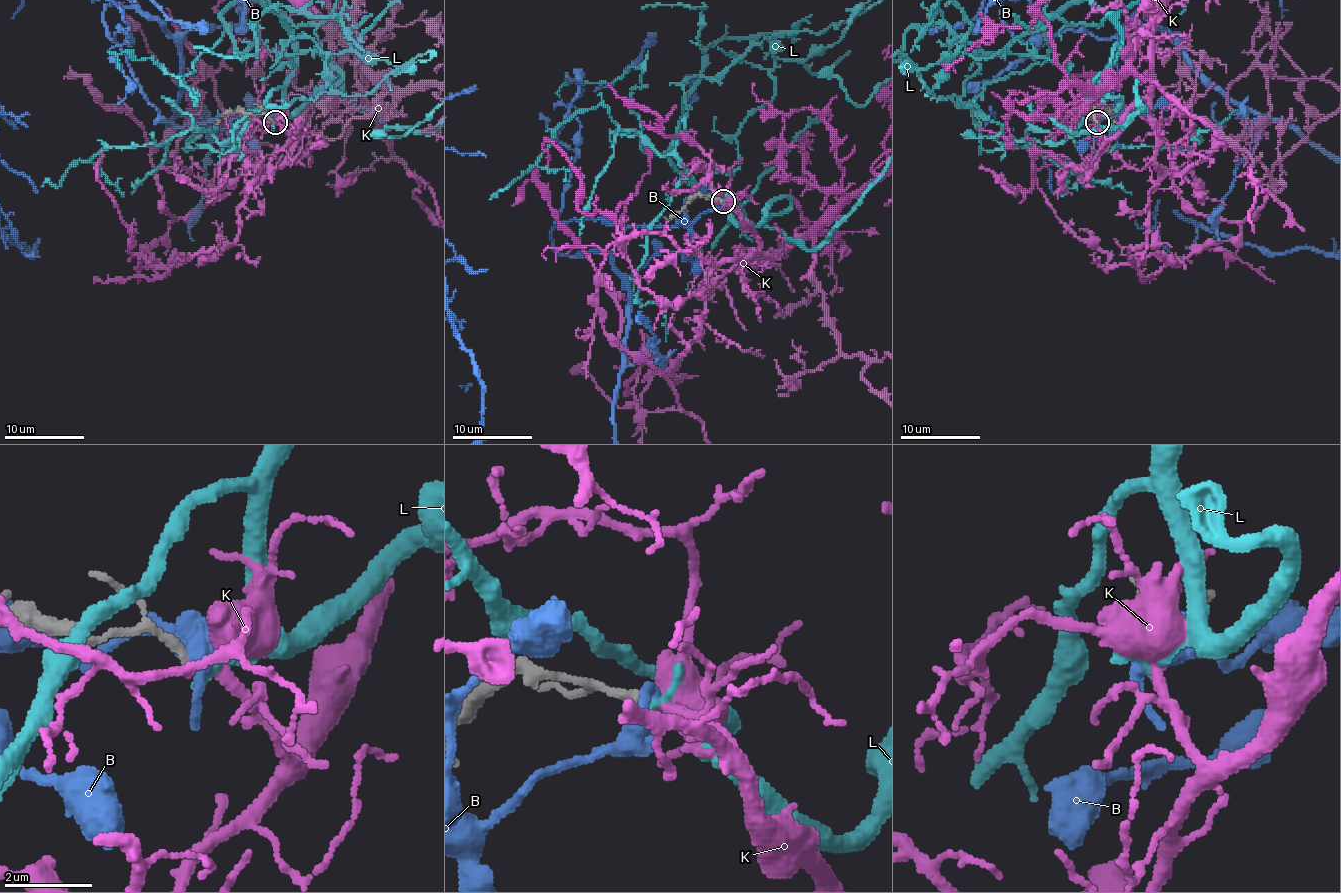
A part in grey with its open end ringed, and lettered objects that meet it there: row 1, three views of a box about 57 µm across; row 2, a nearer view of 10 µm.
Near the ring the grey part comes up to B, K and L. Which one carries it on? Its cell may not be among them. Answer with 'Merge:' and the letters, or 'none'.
Merge: K

